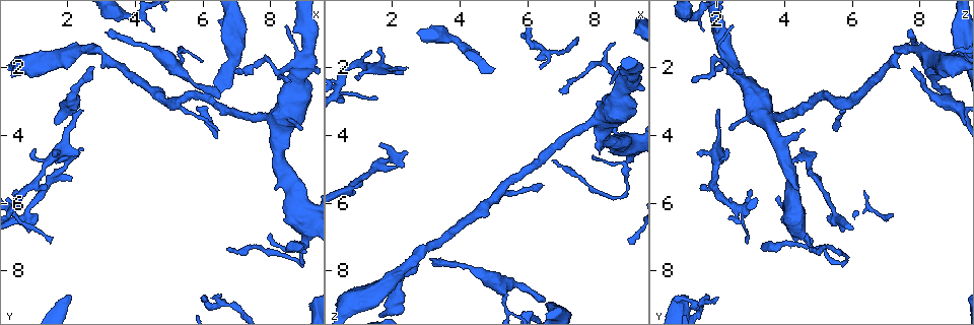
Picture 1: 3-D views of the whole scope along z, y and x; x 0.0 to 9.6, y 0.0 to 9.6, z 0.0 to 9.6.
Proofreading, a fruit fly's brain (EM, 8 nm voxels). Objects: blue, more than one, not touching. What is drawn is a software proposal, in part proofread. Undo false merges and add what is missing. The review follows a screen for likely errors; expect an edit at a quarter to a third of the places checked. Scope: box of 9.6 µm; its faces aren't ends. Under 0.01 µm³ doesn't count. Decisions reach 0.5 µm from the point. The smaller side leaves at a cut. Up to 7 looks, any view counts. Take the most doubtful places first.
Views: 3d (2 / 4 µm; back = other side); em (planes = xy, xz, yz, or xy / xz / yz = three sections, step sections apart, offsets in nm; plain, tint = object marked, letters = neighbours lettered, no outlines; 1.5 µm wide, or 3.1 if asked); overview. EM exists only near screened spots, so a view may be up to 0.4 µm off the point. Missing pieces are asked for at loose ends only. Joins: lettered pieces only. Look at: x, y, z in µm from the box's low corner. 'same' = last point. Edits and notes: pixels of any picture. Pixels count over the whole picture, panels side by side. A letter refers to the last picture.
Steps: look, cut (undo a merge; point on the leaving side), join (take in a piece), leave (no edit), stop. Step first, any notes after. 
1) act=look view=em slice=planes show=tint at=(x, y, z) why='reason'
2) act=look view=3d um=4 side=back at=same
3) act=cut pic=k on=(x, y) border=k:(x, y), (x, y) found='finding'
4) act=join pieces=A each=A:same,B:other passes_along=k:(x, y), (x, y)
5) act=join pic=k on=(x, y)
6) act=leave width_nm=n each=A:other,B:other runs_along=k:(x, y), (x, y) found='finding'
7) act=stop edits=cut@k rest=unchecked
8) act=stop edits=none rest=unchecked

act=look view=em slice=planes show=letters at=(8.20, 3.85, 4.60) why='thick end'

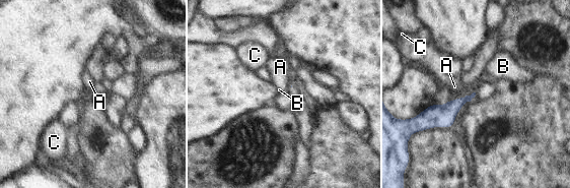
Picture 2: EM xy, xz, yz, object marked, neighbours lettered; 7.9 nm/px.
act=leave longest_contact=A:160nm each=A:other,B:other,C:other found='none of them fits'

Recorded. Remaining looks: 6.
act=look view=3d um=2 at=(6.55, 2.80, 8.85) why='an open end'

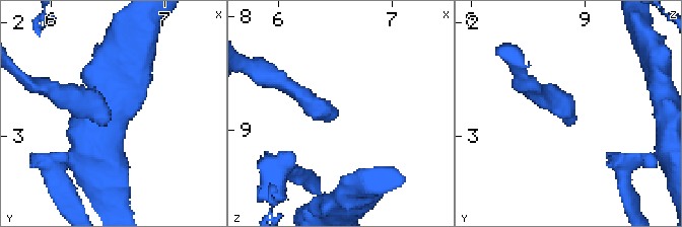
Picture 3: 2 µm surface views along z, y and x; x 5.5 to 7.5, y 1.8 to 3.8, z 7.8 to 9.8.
act=look view=em slice=planes show=letters at=(6.52, 2.86, 8.82)

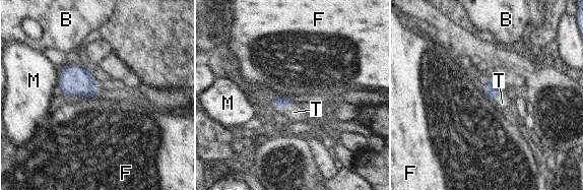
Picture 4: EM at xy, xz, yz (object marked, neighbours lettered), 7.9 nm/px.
act=join pieces=T width_nm=110 each=B:other,F:other,M:other,T:same passes_along=4:(280, 103), (285, 108), (294, 112) found='the cell continues'

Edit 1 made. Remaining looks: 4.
act=look view=3d um=4 at=(1.10, 4.35, 2.30) why='free end'

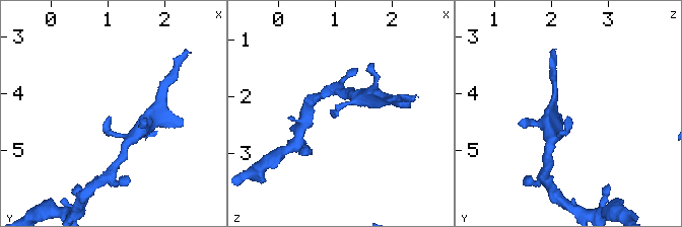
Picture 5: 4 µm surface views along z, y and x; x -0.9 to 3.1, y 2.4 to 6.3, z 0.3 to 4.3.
act=look view=em slice=planes show=letters at=(1.05, 4.40, 2.35)

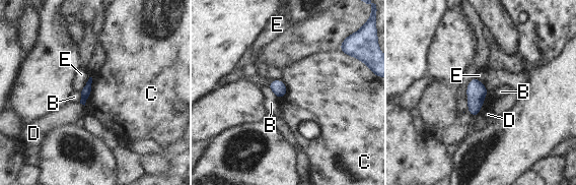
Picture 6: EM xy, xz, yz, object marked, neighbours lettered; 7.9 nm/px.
act=leave each=B:other,C:other,D:other,E:other border=6:(92, 77), (90, 93), (84, 105) found='none of them fits'

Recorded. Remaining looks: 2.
act=stop edits=join@4 rest=unchecked

